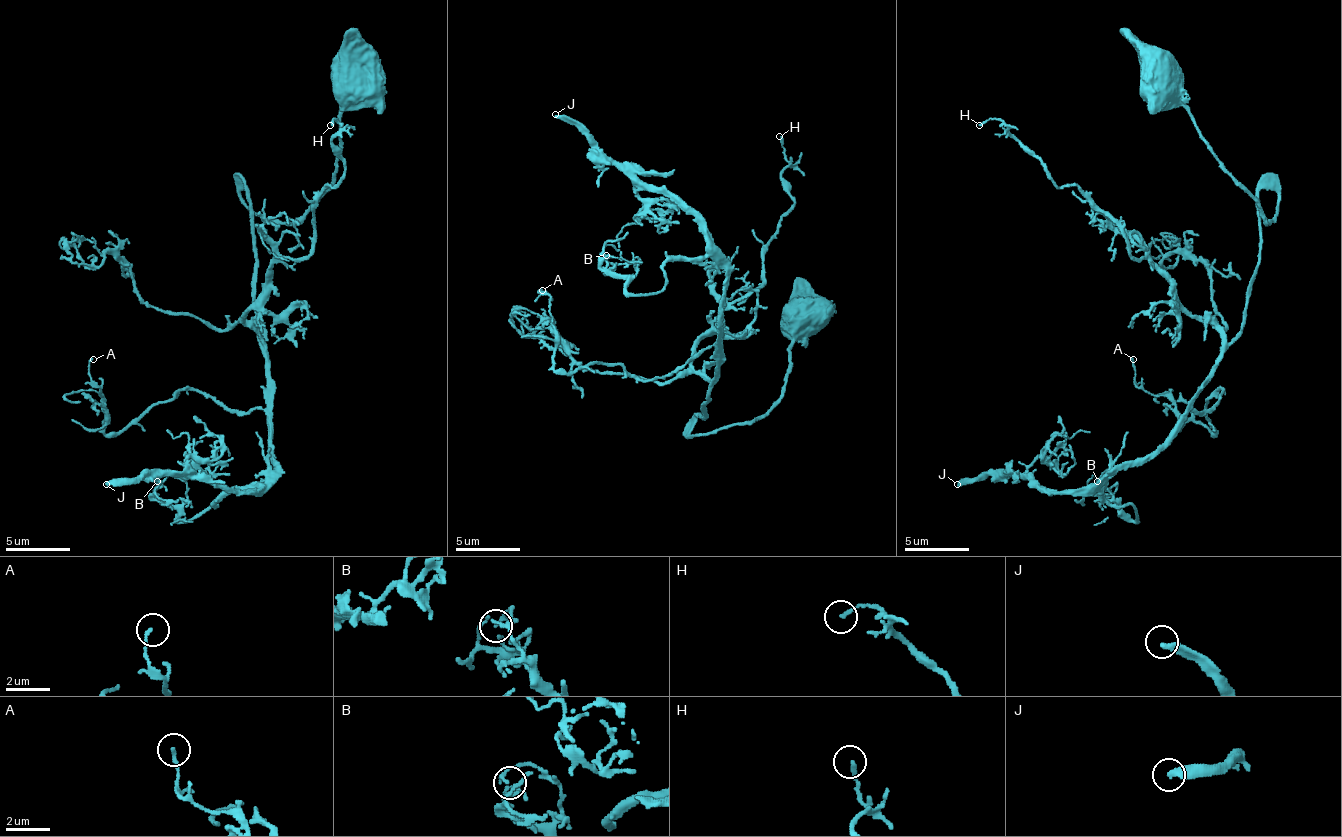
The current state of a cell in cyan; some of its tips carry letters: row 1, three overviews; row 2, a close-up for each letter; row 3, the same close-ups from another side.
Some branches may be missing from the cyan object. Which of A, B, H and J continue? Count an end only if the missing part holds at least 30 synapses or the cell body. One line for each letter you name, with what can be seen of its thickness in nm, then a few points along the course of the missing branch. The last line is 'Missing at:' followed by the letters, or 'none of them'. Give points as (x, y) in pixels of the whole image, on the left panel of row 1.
J: Thickness 280 nm
Missing at: J

